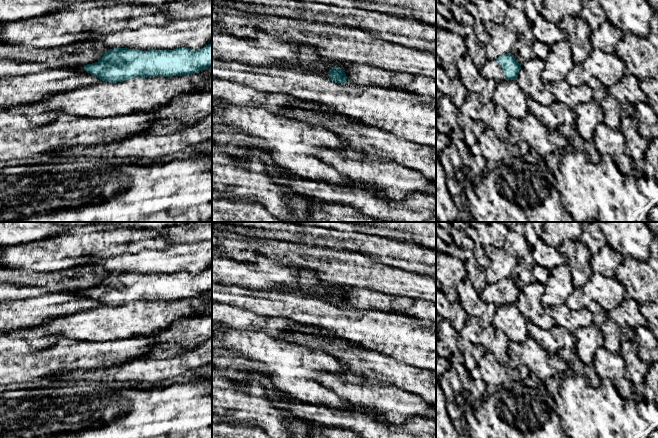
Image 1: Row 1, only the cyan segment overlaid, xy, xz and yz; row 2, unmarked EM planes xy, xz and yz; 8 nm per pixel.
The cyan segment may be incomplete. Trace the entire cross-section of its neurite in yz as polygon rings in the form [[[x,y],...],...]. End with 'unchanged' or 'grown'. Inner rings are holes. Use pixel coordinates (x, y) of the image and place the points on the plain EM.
[[[508,277],[496,283],[488,284],[479,294],[482,301],[498,307],[503,304],[515,304],[520,293],[521,288],[511,277]]] | grown

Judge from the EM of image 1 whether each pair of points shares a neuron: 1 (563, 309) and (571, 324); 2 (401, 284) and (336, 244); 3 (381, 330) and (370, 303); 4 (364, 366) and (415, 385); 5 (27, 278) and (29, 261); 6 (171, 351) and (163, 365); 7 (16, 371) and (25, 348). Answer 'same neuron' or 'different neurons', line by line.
1: same neuron
2: different neurons
3: different neurons
4: same neuron
5: different neurons
6: different neurons
7: different neurons

